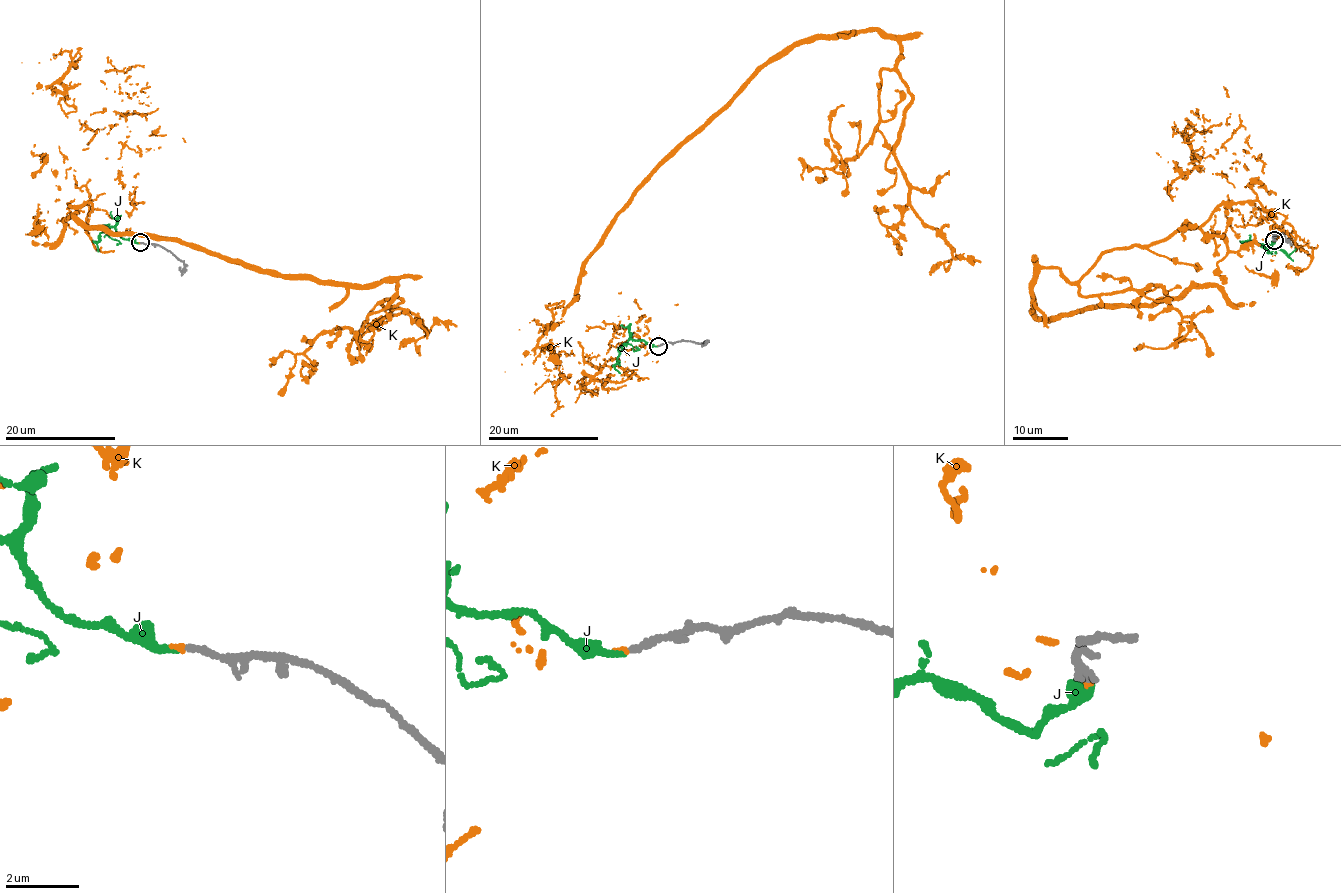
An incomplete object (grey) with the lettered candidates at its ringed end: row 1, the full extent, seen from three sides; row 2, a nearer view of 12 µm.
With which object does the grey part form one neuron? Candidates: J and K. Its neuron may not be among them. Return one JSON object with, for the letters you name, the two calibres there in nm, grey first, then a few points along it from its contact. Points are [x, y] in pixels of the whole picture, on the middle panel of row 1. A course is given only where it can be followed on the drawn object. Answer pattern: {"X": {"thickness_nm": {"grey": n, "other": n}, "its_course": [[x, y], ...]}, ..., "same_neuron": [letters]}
{"J": {"thickness_nm": {"grey": 180, "other": 190}, "its_course": [[658, 346], [629, 339], [619, 348], [616, 365], [620, 373]]}, "same_neuron": ["J"]}

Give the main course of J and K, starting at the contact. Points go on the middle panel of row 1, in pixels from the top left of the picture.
J: (658, 346), (629, 339), (619, 348), (616, 365), (620, 373)
K: (658, 346), (642, 318), (577, 389), (550, 355), (634, 193), (816, 39), (899, 43), (909, 202), (981, 262)

